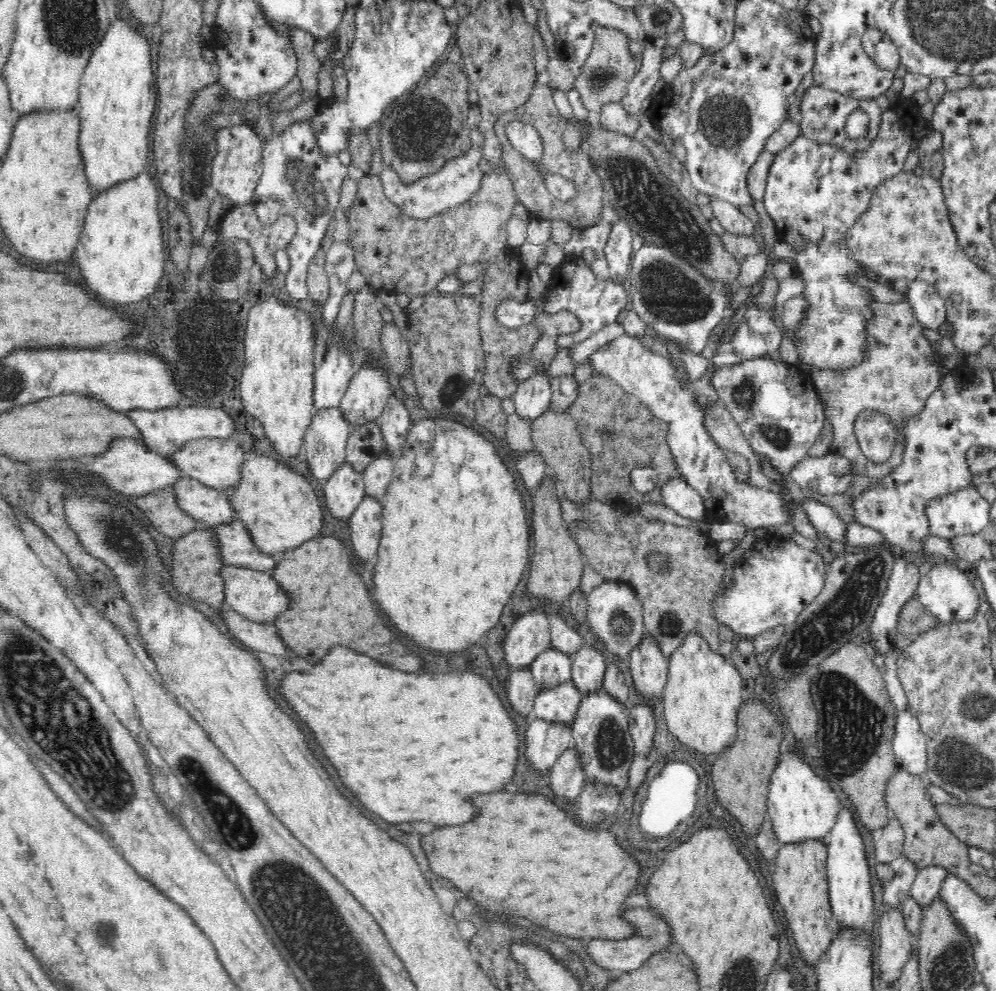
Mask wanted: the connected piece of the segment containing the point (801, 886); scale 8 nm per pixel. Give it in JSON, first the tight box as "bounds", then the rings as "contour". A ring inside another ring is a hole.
{"bounds":[772,840,835,966],"contour":[[[820,840],[781,845],[772,868],[772,888],[788,920],[791,944],[798,948],[800,960],[804,960],[808,966],[815,965],[835,939],[832,909],[828,904],[826,862],[826,847]]]}

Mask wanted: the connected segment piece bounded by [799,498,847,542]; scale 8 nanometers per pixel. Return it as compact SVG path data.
M810 498L799 504L810 524L819 532L824 532L830 539L838 542L844 541L844 528L846 521L842 520L836 511L816 499Z

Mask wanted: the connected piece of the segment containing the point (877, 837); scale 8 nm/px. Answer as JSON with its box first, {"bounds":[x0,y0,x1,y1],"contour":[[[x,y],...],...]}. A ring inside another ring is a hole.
{"bounds":[872,818,904,864],"contour":[[[891,818],[886,825],[872,833],[877,863],[890,864],[901,856],[904,831],[900,830],[900,823],[896,818]]]}

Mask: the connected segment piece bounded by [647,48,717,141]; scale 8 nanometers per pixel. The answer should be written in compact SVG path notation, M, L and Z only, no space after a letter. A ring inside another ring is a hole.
M703 48L704 52L700 54L700 60L696 60L696 64L689 65L688 68L680 68L677 76L672 76L672 80L668 80L664 84L664 88L660 88L660 92L656 92L656 96L652 96L652 106L647 114L652 118L652 124L660 132L666 132L670 136L670 140L683 140L689 124L689 101L692 100L692 94L695 91L699 80L703 78L715 59L717 50L715 48Z

